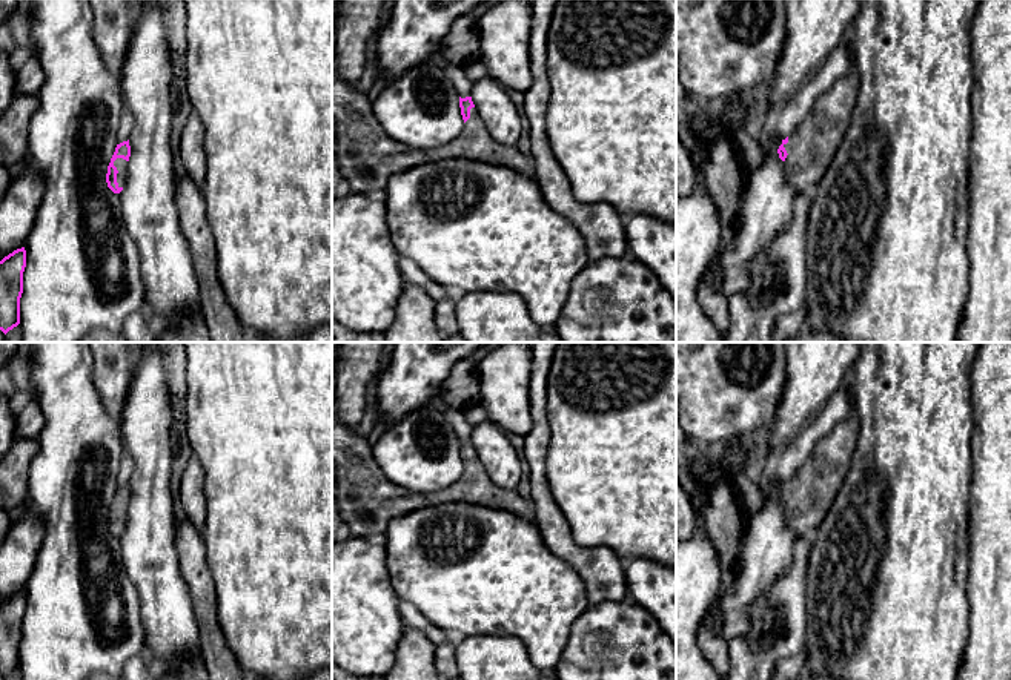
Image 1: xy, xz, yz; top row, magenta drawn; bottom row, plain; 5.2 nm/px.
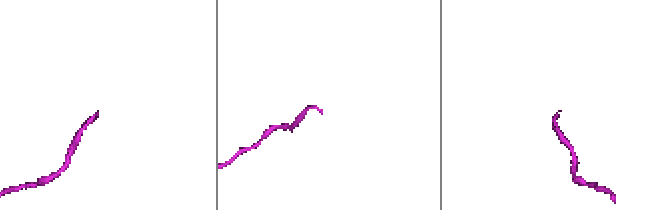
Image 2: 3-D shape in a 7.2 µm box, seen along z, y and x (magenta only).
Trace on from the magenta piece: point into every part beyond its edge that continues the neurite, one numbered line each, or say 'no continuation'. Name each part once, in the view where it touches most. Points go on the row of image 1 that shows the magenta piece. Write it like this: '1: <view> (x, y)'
1: xy (122, 165)

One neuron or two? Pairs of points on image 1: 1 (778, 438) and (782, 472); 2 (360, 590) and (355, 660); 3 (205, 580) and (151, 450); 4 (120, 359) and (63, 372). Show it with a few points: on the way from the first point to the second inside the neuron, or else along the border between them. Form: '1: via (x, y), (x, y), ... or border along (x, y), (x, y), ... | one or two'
1: border along (805, 427), (784, 450), (770, 453) | two
2: via (355, 607), (355, 643) | one
3: border along (177, 522), (175, 551), (178, 559) | two
4: border along (91, 358), (91, 379), (102, 401) | two

